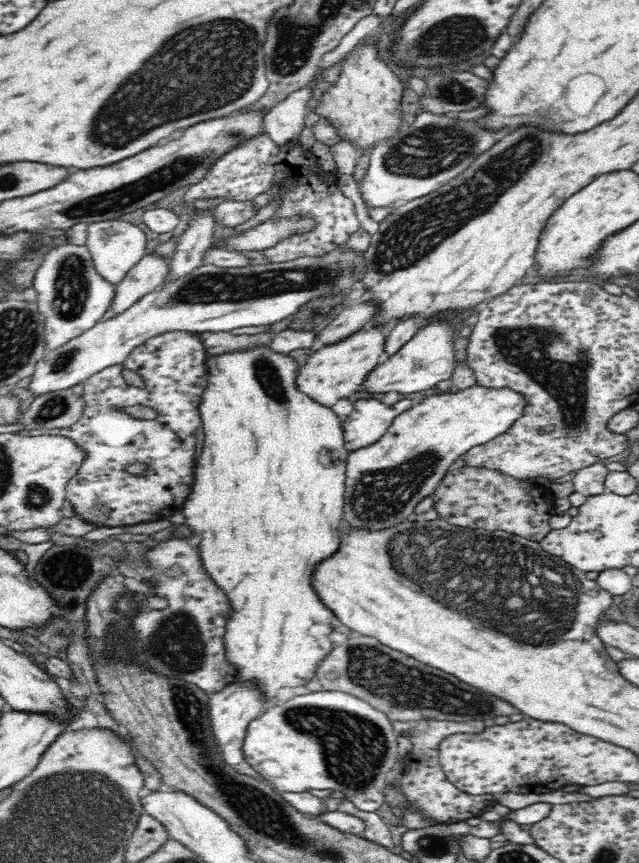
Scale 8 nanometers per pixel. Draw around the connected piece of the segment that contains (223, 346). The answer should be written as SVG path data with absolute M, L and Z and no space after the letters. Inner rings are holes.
M201 332L197 333L197 337L208 354L242 349L255 344L272 344L272 336L268 333L232 335L228 332Z

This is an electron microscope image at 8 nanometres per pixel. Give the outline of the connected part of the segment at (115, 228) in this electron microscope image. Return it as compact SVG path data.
M124 220L90 223L87 228L86 247L94 259L94 267L104 279L118 284L127 272L146 254L146 234L138 225Z

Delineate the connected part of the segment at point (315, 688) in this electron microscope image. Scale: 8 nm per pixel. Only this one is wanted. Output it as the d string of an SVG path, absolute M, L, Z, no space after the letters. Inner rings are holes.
M358 635L358 638L333 646L326 658L318 662L315 672L312 680L305 684L306 690L311 693L326 690L348 692L356 698L366 700L376 710L384 712L391 722L420 721L426 717L454 722L470 722L476 719L486 722L497 715L510 718L518 714L512 704L496 695L473 688L452 677L452 674L428 668L366 636Z

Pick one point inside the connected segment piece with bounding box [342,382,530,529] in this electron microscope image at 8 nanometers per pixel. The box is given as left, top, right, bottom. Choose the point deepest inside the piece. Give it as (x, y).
(385, 481)

